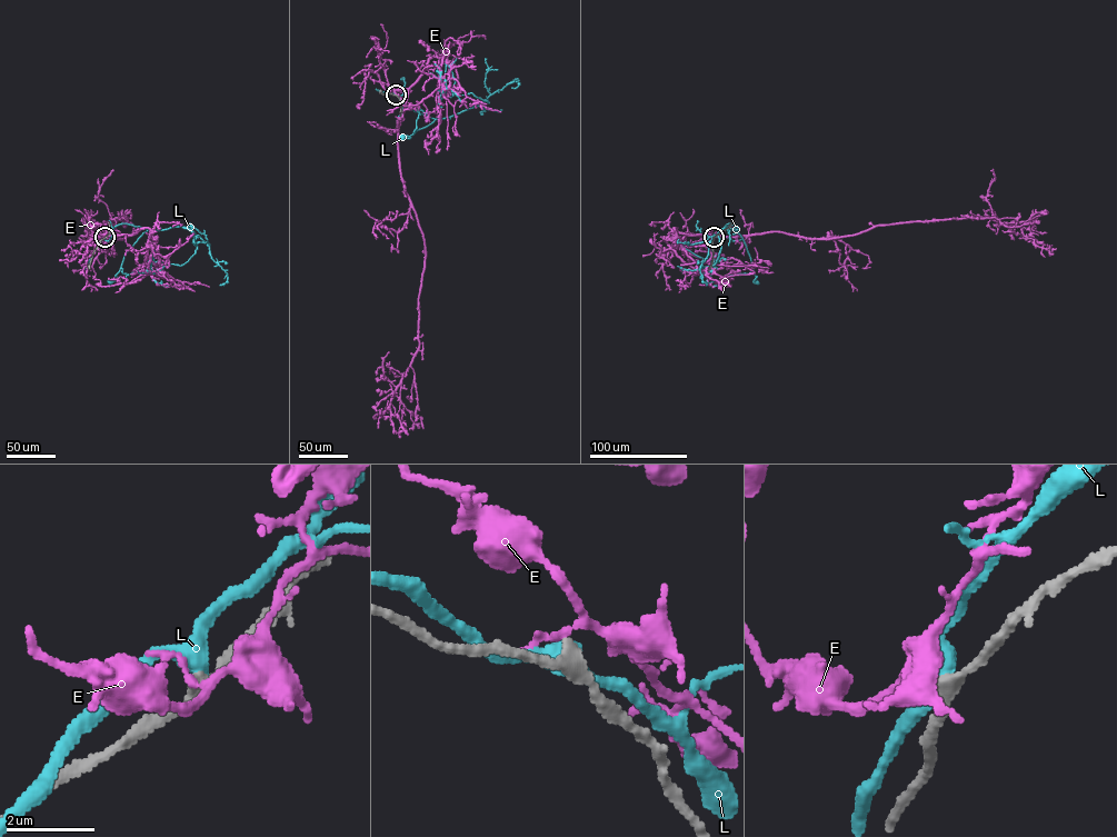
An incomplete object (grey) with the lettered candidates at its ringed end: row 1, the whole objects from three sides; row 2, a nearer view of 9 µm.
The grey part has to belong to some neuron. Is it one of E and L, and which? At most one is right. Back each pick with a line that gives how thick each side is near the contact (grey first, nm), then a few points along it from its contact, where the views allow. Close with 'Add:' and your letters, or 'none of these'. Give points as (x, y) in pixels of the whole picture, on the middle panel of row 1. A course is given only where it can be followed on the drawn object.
Add: none of these

